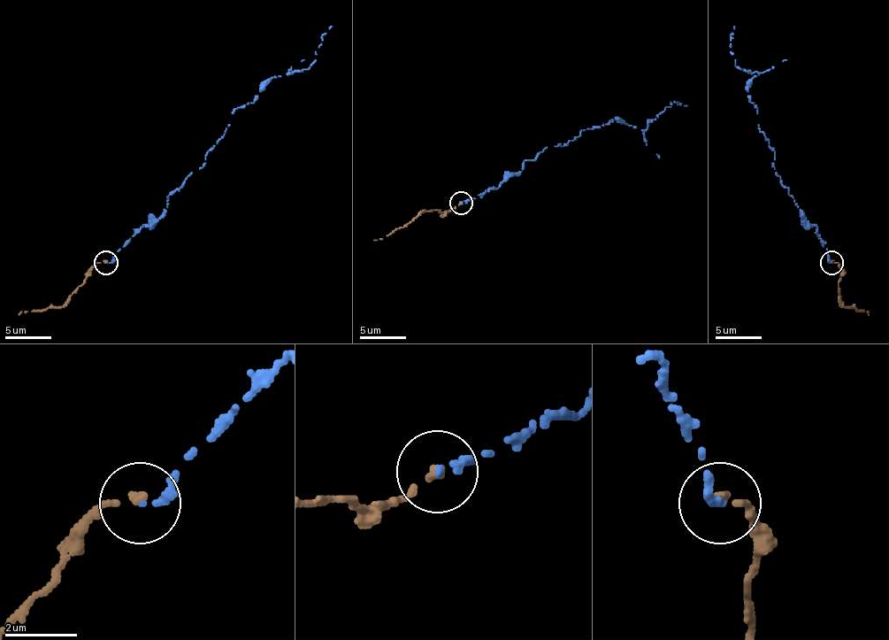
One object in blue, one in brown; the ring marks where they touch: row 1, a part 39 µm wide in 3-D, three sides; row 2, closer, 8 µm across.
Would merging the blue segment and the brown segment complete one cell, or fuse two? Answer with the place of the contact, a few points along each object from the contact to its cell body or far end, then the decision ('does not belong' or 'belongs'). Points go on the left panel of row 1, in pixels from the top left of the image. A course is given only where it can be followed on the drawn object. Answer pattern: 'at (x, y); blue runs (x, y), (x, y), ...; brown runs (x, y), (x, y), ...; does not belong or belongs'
at (105, 263); blue runs (106, 263), (162, 214), (171, 194), (201, 168), (231, 112), (252, 104), (273, 78), (312, 64), (331, 26); brown runs (103, 263), (97, 263), (60, 307), (19, 314); belongs

